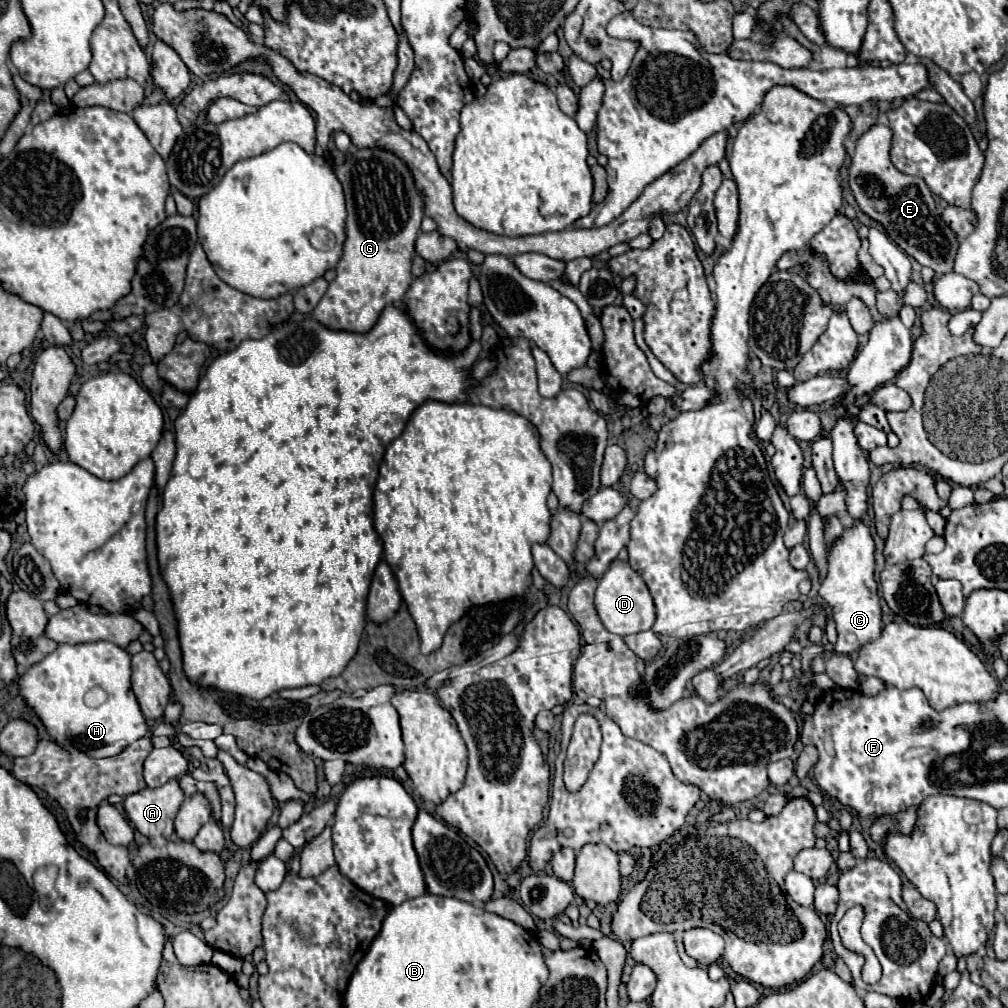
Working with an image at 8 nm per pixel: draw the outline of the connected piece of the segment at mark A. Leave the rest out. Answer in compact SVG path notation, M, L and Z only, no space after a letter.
M178 779L162 787L144 787L124 799L124 811L130 823L146 837L170 837L174 833L174 817L184 803Z

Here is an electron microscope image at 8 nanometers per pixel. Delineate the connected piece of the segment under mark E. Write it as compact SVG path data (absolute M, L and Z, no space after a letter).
M874 125L856 143L856 153L848 171L850 189L866 215L878 221L888 237L900 245L920 265L934 269L936 275L952 273L956 251L960 247L958 235L940 219L934 197L928 185L918 175L904 175L896 171L892 159L892 129L886 125Z

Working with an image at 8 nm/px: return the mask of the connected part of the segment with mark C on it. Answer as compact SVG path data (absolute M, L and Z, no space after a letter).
M854 519L844 535L828 551L828 573L820 585L820 597L832 609L838 625L836 653L854 653L864 643L876 639L882 631L880 599L874 581L874 539L870 535L866 519Z

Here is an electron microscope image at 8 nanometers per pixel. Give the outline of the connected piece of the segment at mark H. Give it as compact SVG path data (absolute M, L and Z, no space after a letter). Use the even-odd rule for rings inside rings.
M96 641L96 643L80 643L80 645L58 645L56 651L46 655L40 663L32 665L20 677L20 695L24 701L34 707L42 723L46 725L48 733L56 739L58 745L64 749L78 749L90 757L112 757L118 755L128 743L148 735L148 725L142 715L138 701L130 690L130 655L122 647L110 641ZM100 687L106 691L106 701L100 705L88 703L88 691Z

